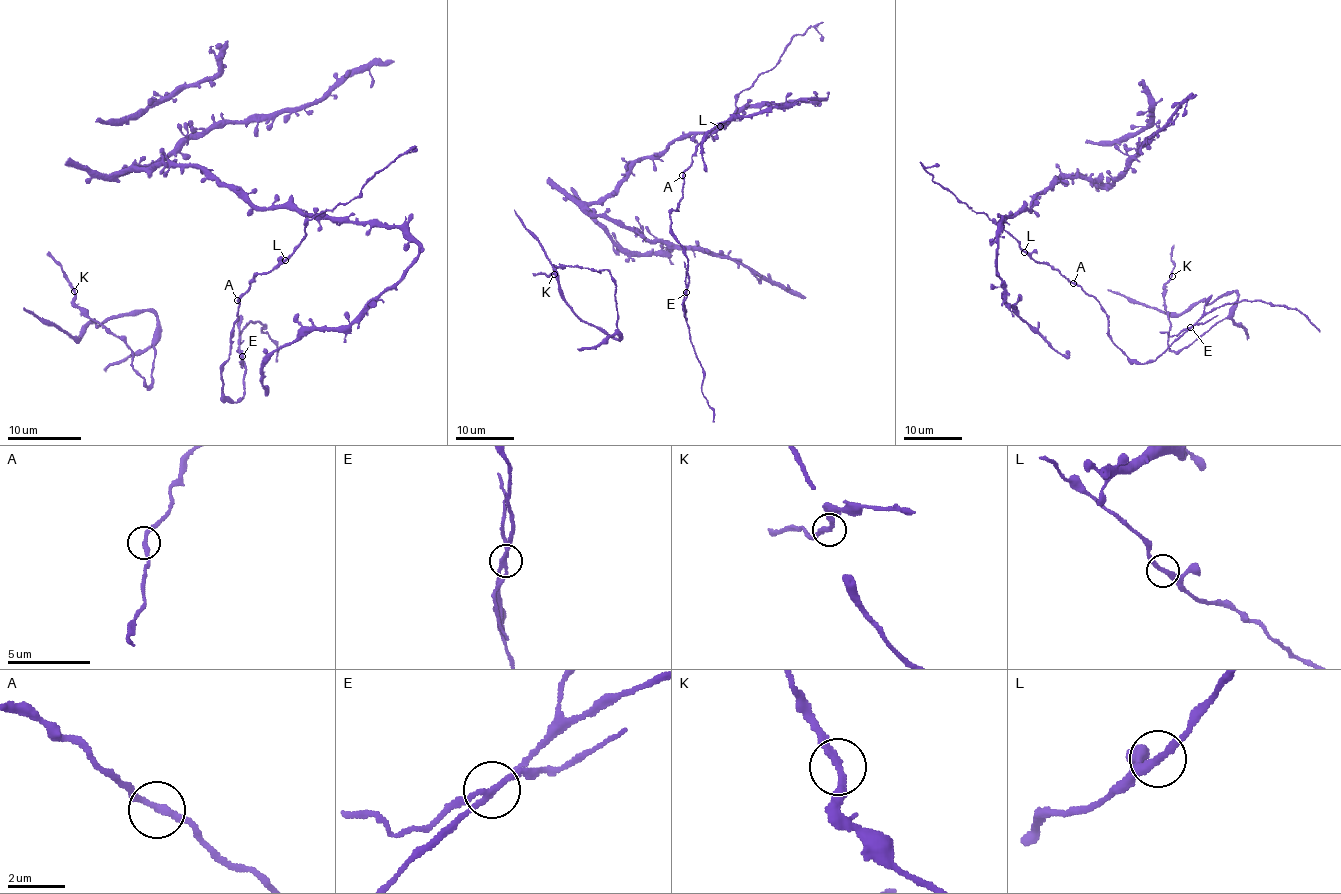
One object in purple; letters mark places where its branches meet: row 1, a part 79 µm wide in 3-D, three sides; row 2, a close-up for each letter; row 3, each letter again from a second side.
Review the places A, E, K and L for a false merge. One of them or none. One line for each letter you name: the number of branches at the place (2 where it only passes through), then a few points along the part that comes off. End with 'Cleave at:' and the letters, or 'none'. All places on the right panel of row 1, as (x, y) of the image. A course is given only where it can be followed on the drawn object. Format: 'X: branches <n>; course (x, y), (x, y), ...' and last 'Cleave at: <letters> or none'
E: branches 2; course (1190, 327), (1173, 335), (1160, 331)
Cleave at: E

